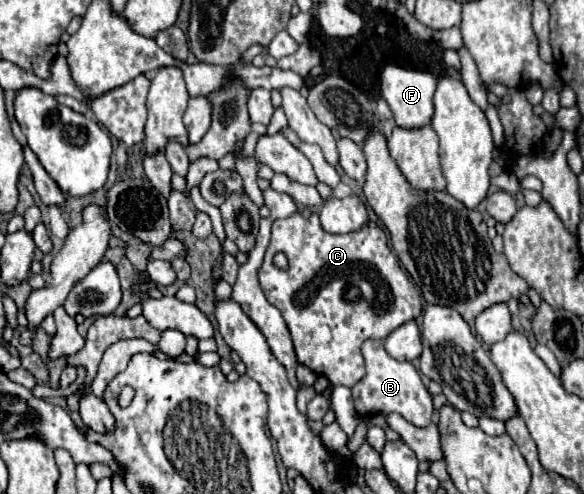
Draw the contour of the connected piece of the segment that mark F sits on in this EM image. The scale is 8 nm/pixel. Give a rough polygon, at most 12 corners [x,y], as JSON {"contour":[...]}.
{"contour":[[387,64],[381,94],[401,128],[433,116],[437,78]]}

